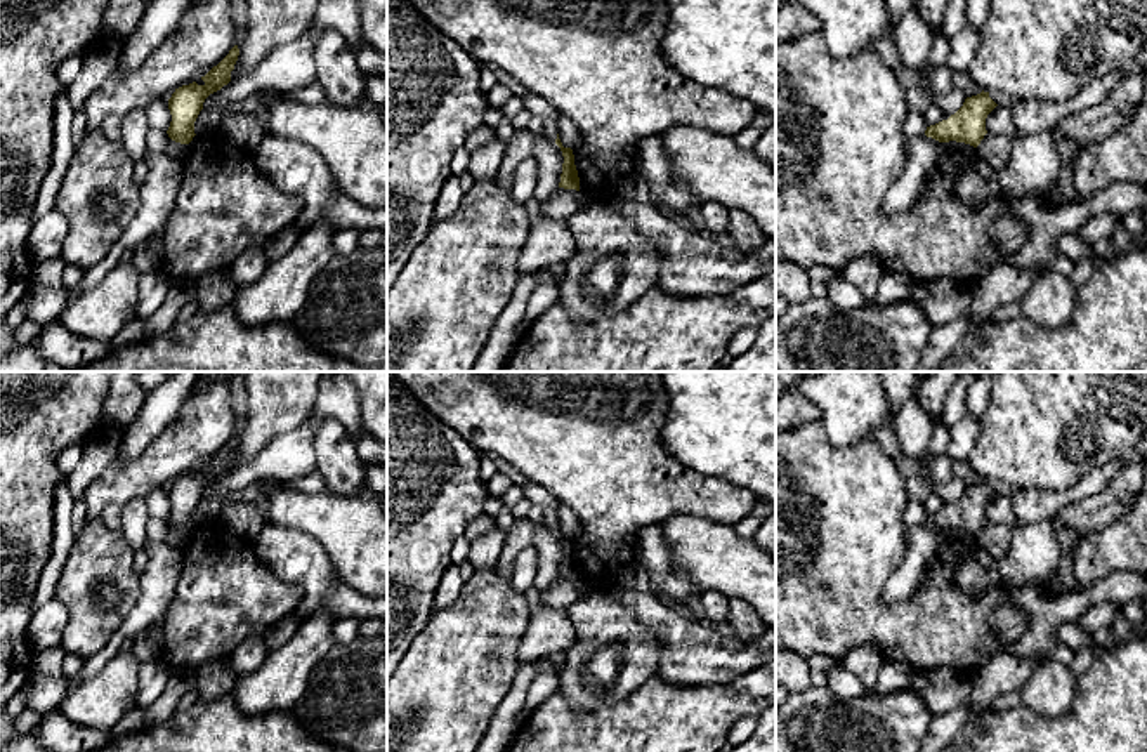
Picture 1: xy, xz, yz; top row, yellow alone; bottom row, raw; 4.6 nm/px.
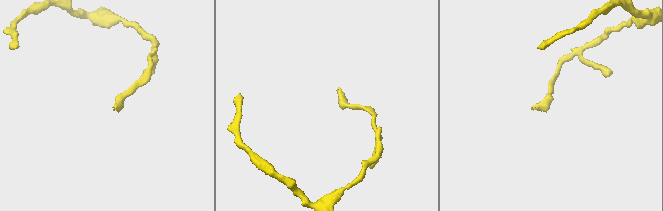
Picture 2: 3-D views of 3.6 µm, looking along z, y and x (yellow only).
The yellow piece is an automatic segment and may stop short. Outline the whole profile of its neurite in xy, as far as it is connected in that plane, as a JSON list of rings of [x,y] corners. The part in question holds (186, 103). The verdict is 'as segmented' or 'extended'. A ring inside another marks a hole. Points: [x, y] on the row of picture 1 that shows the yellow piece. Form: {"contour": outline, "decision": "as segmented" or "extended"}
{"contour": [[[234,45],[217,66],[201,76],[205,82],[203,85],[193,82],[175,89],[168,99],[172,122],[167,134],[172,141],[180,144],[189,144],[193,141],[196,135],[194,122],[203,109],[205,99],[231,82],[231,71],[234,69],[238,56],[239,49]]], "decision": "as segmented"}

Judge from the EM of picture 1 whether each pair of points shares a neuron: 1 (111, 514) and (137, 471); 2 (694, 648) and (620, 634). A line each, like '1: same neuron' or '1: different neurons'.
1: different neurons
2: different neurons

